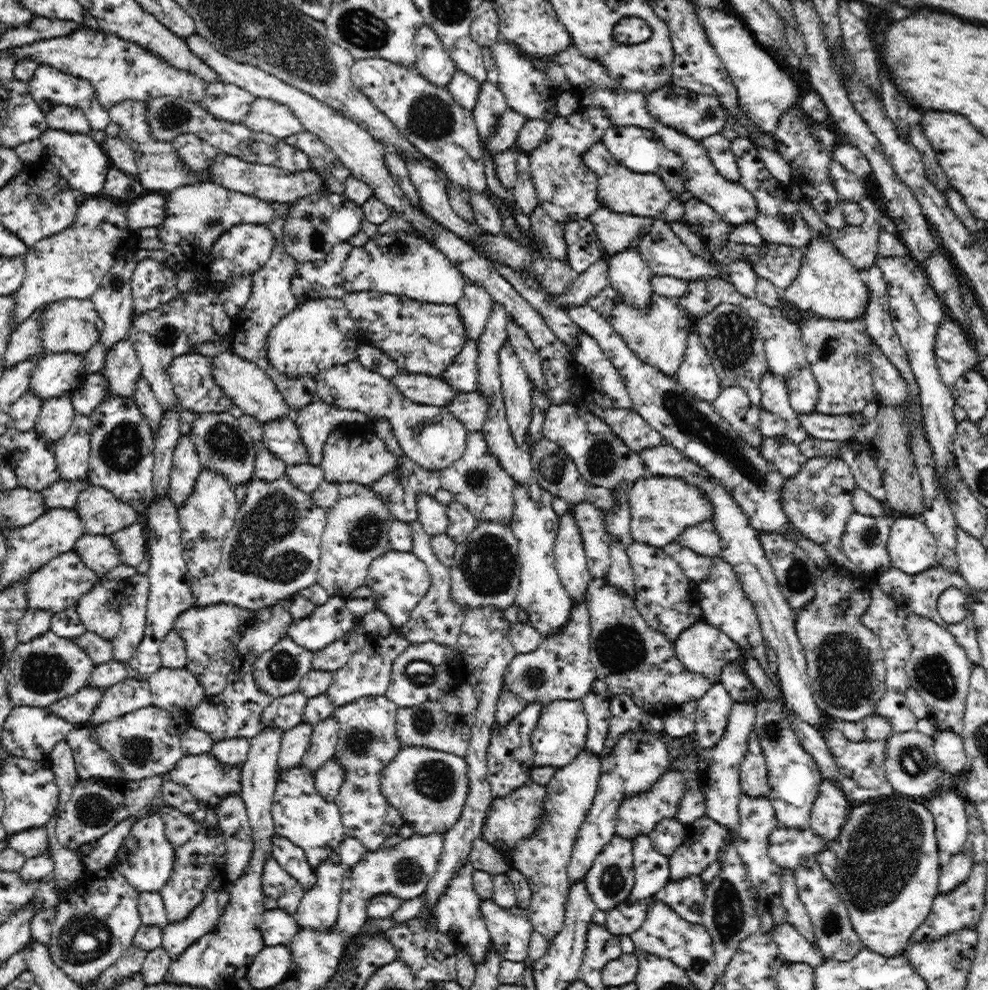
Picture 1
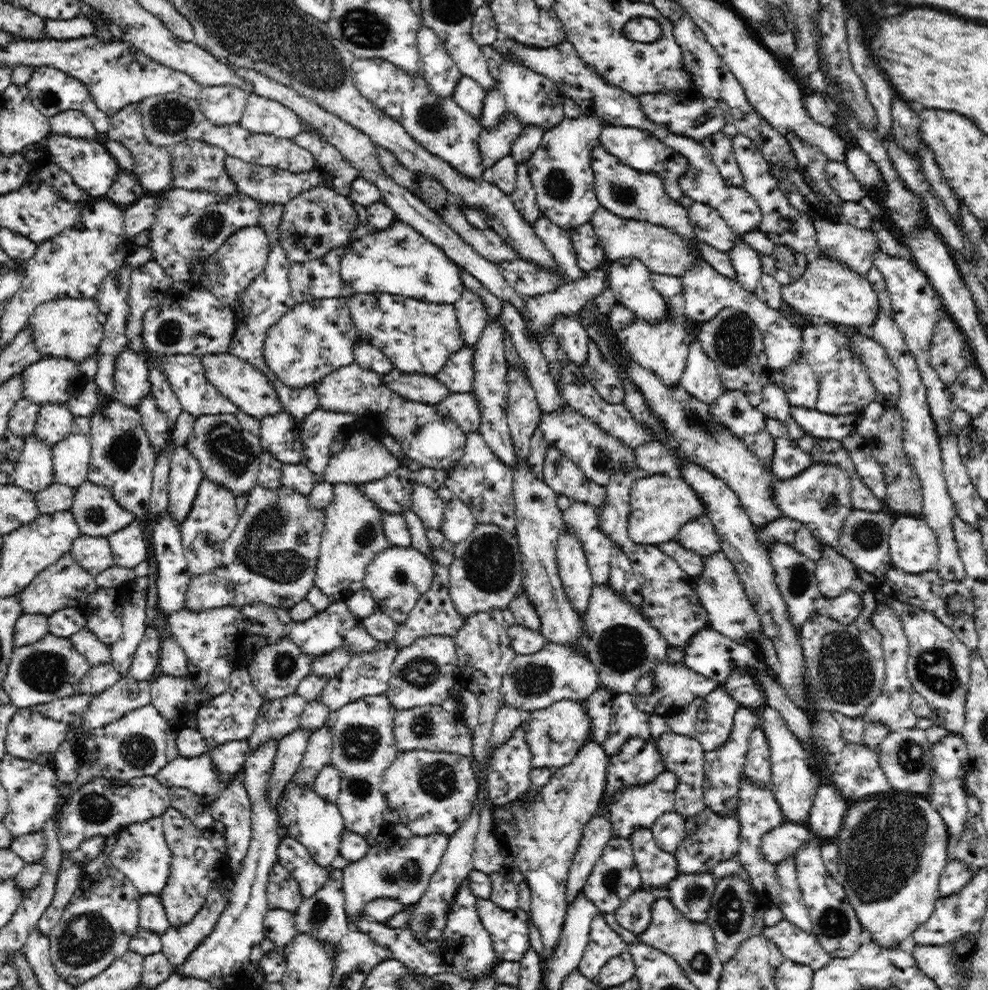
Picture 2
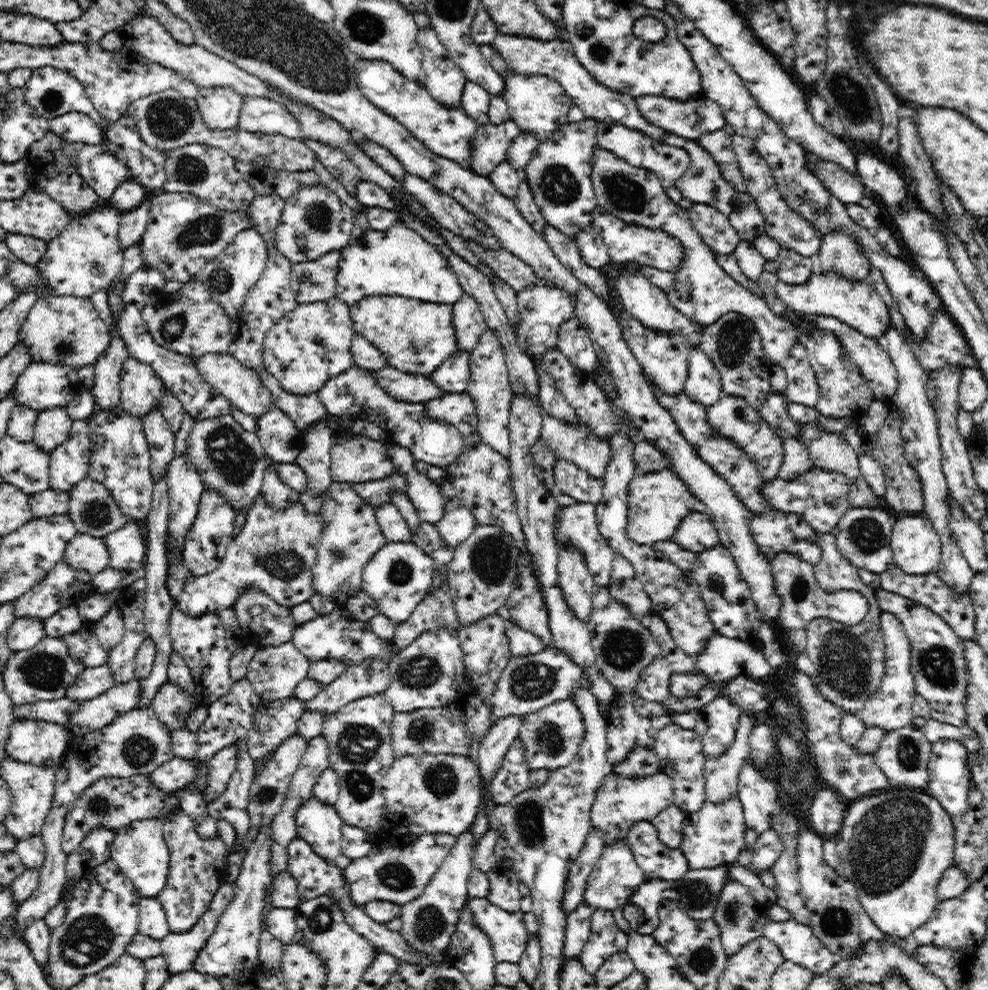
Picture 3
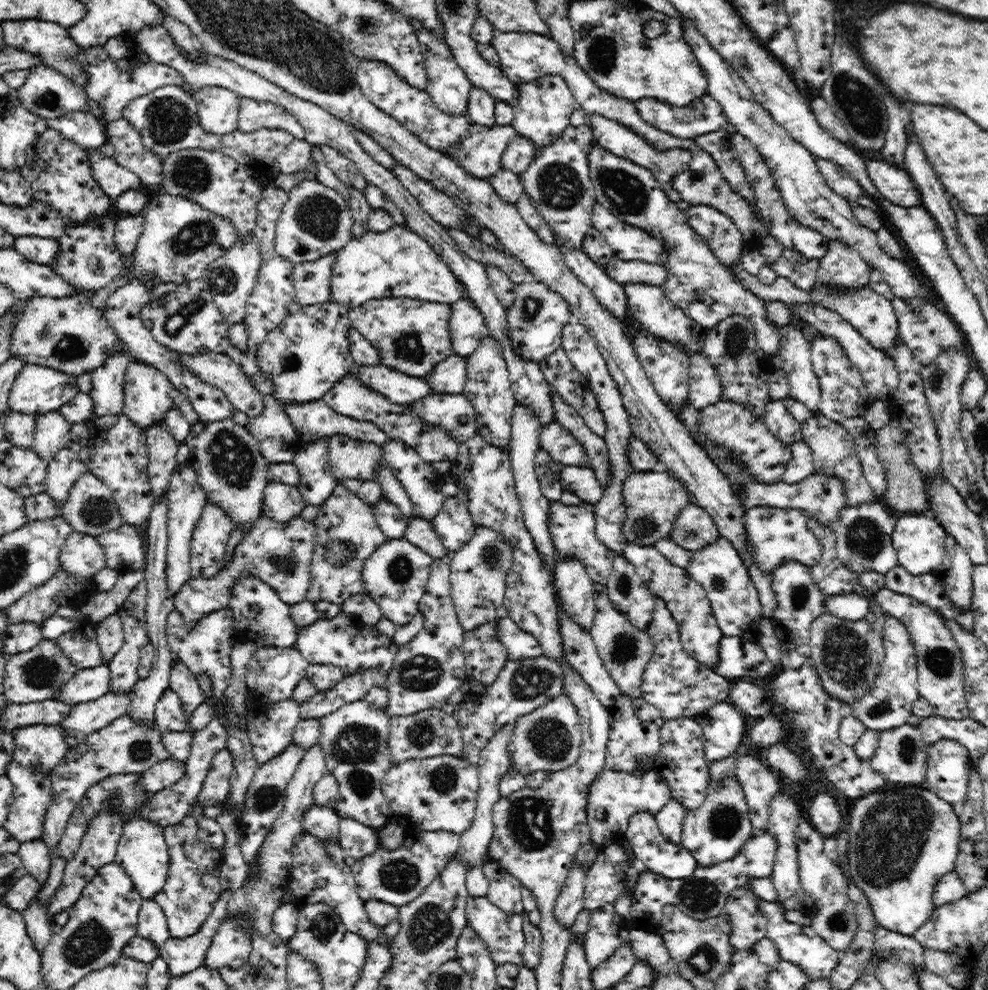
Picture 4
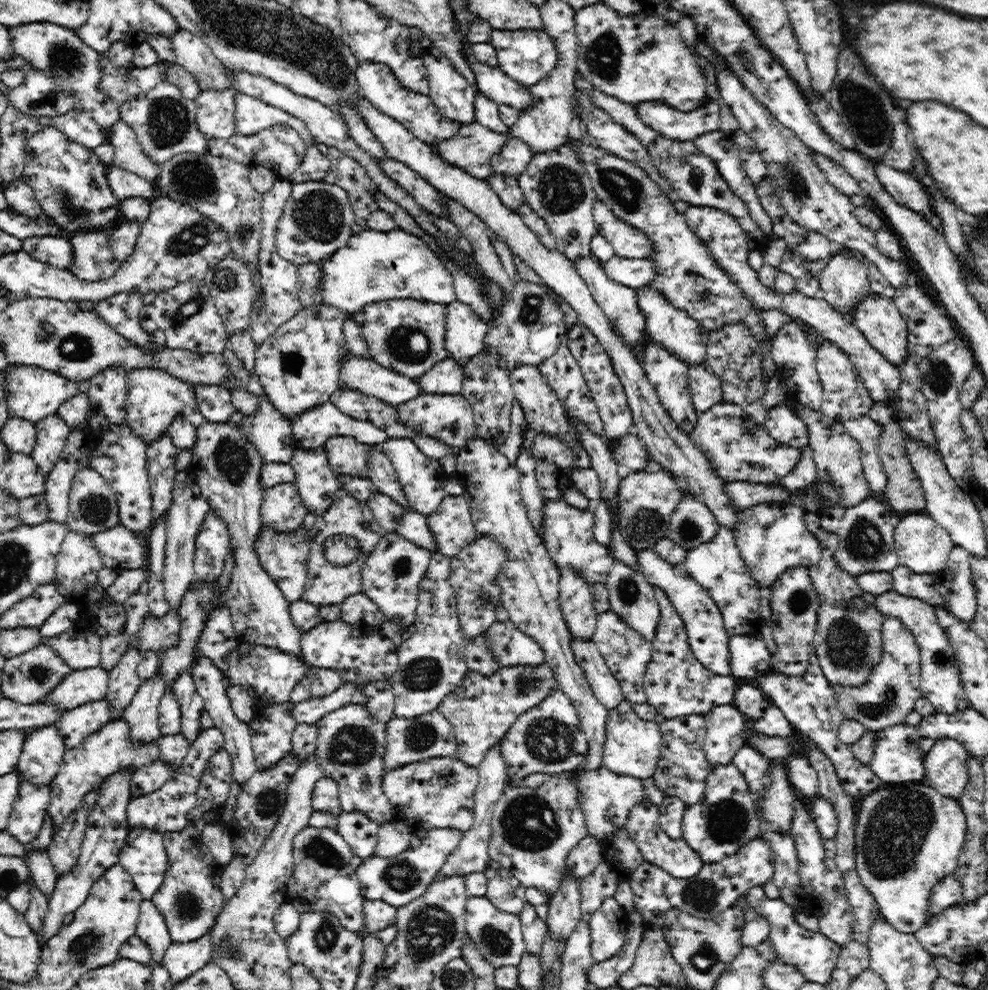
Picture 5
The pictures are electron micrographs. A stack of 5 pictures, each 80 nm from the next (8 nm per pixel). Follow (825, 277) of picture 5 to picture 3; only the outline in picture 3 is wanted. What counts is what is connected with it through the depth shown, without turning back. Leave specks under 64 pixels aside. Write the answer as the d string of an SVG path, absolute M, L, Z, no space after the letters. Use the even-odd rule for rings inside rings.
M844 229L832 230L831 232L821 235L822 244L820 244L820 250L818 254L811 256L813 272L826 272L826 270L835 270L841 272L843 276L848 276L854 280L865 280L869 275L871 269L871 262L864 254L863 248L859 243L859 240L855 239L855 236L850 236Z

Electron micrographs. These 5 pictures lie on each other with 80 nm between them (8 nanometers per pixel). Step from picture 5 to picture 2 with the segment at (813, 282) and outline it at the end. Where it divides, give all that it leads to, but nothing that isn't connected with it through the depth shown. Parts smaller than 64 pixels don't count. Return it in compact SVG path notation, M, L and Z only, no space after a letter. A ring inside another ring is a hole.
M774 244L774 250L770 254L758 253L762 274L767 274L782 286L788 286L798 280L804 274L807 255L782 244Z

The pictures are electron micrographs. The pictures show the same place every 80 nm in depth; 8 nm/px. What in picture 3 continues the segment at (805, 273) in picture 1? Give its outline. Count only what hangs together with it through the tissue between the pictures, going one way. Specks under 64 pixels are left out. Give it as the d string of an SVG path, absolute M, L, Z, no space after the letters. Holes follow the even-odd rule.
M835 270L810 272L808 280L802 285L785 284L779 280L776 291L778 291L780 301L792 310L804 316L822 315L838 319L868 337L877 339L891 324L890 315L888 315L889 308L872 286L864 280L854 280Z

